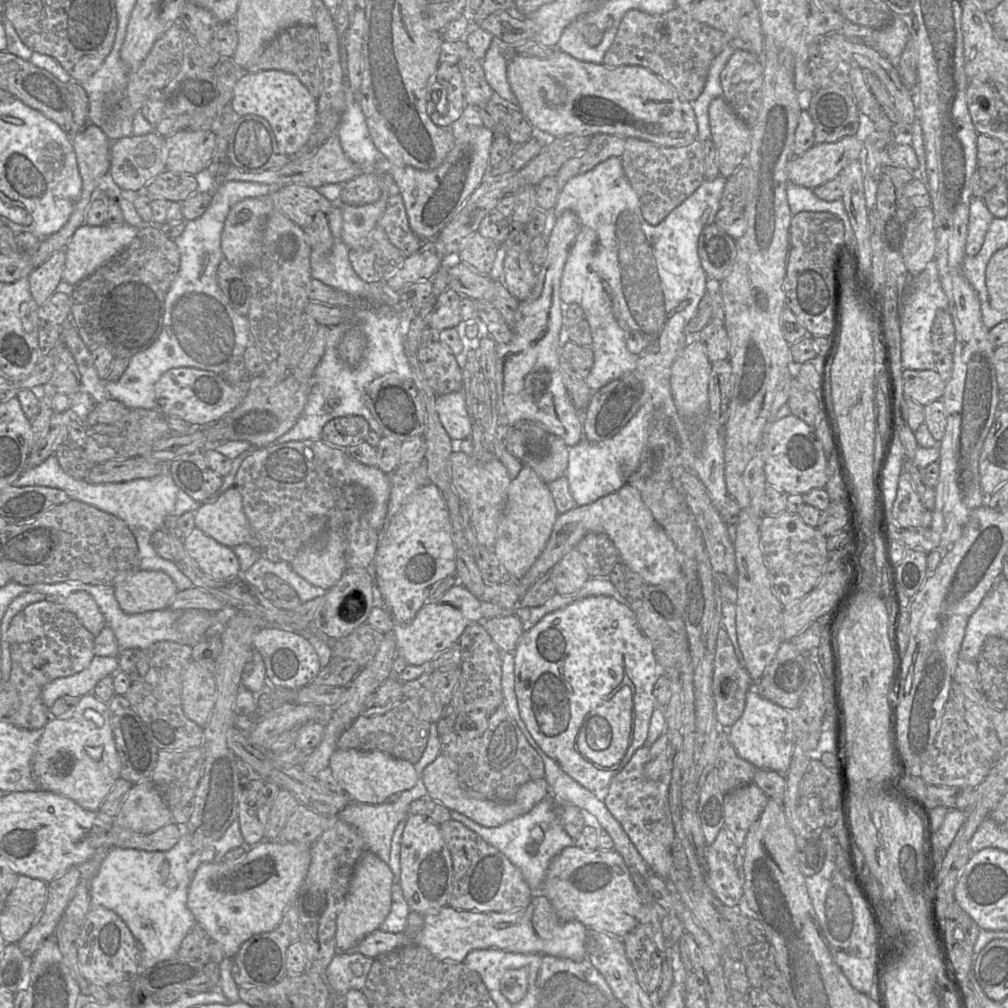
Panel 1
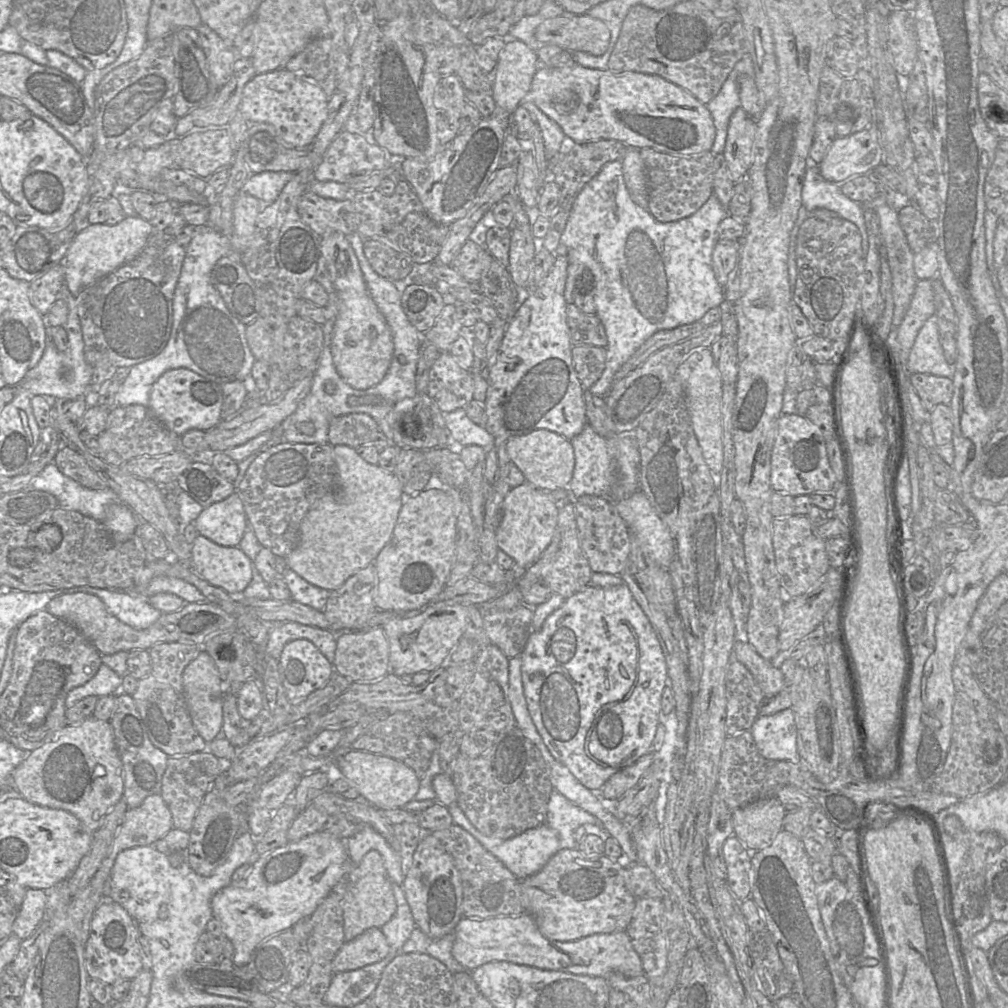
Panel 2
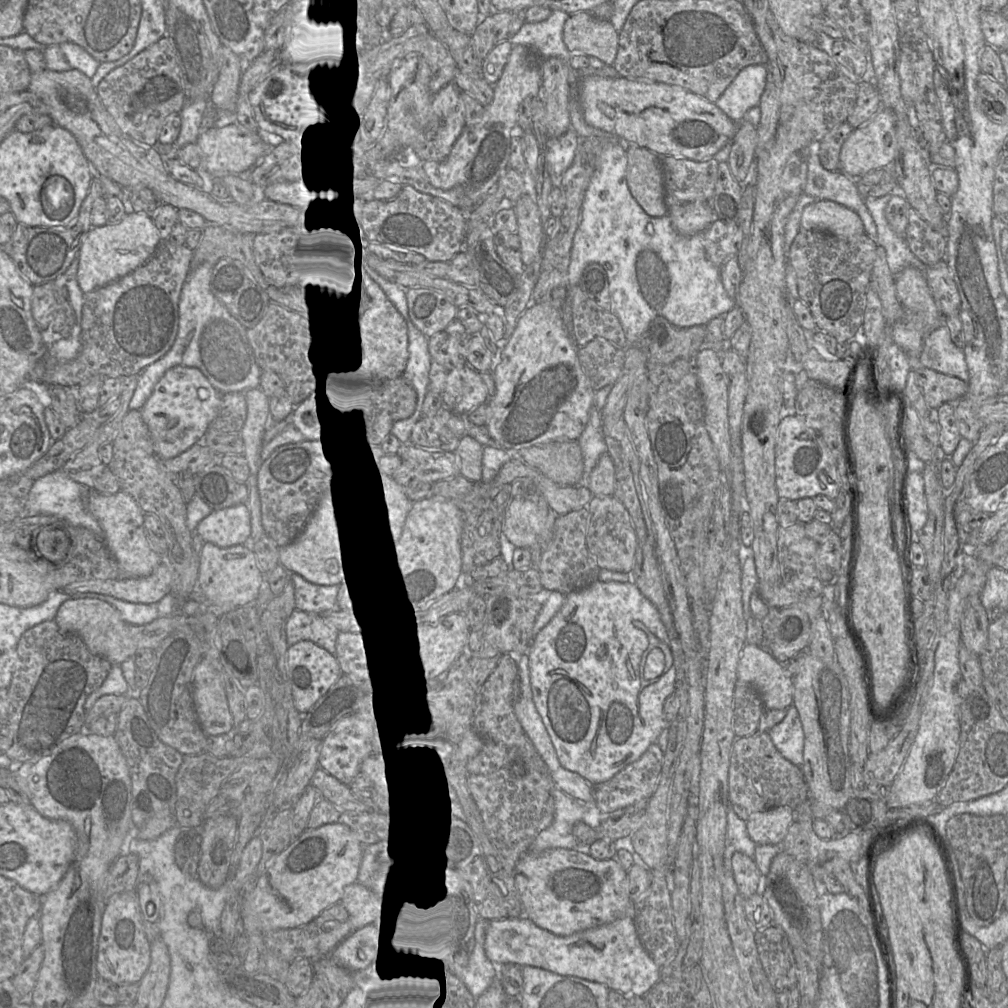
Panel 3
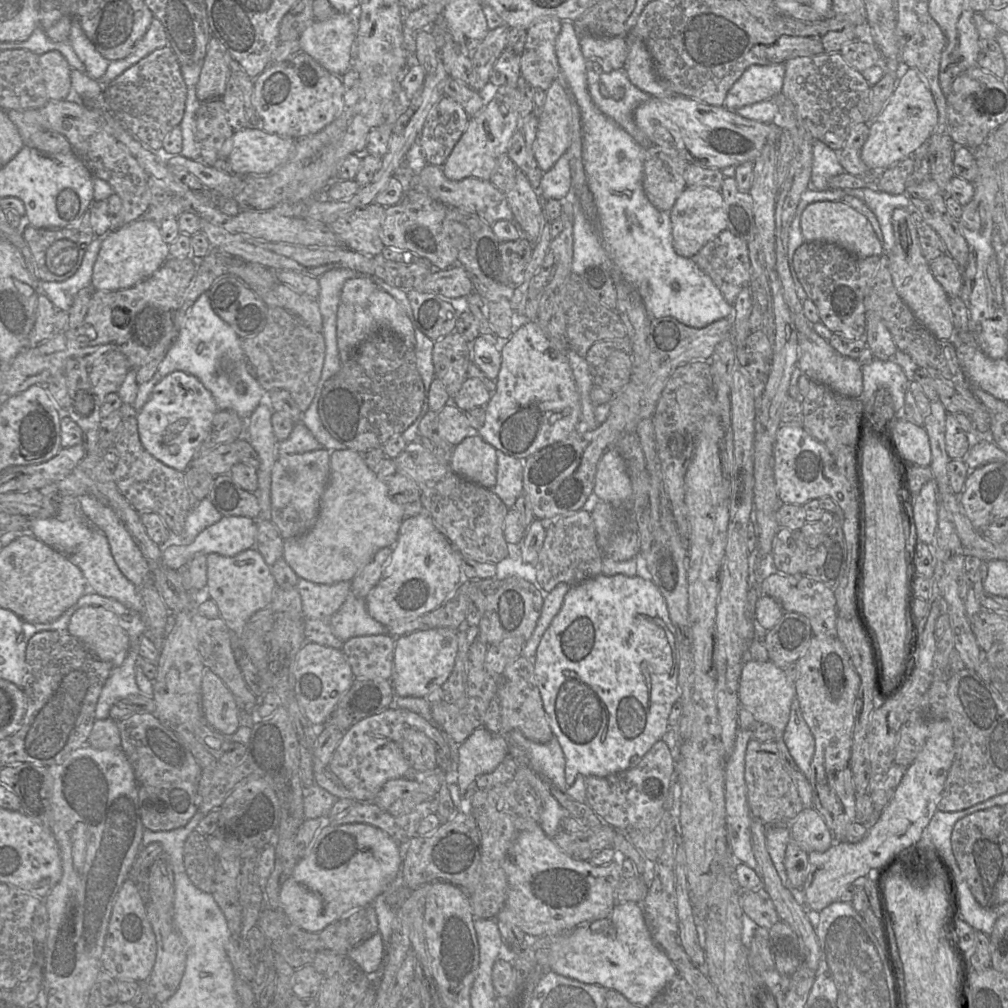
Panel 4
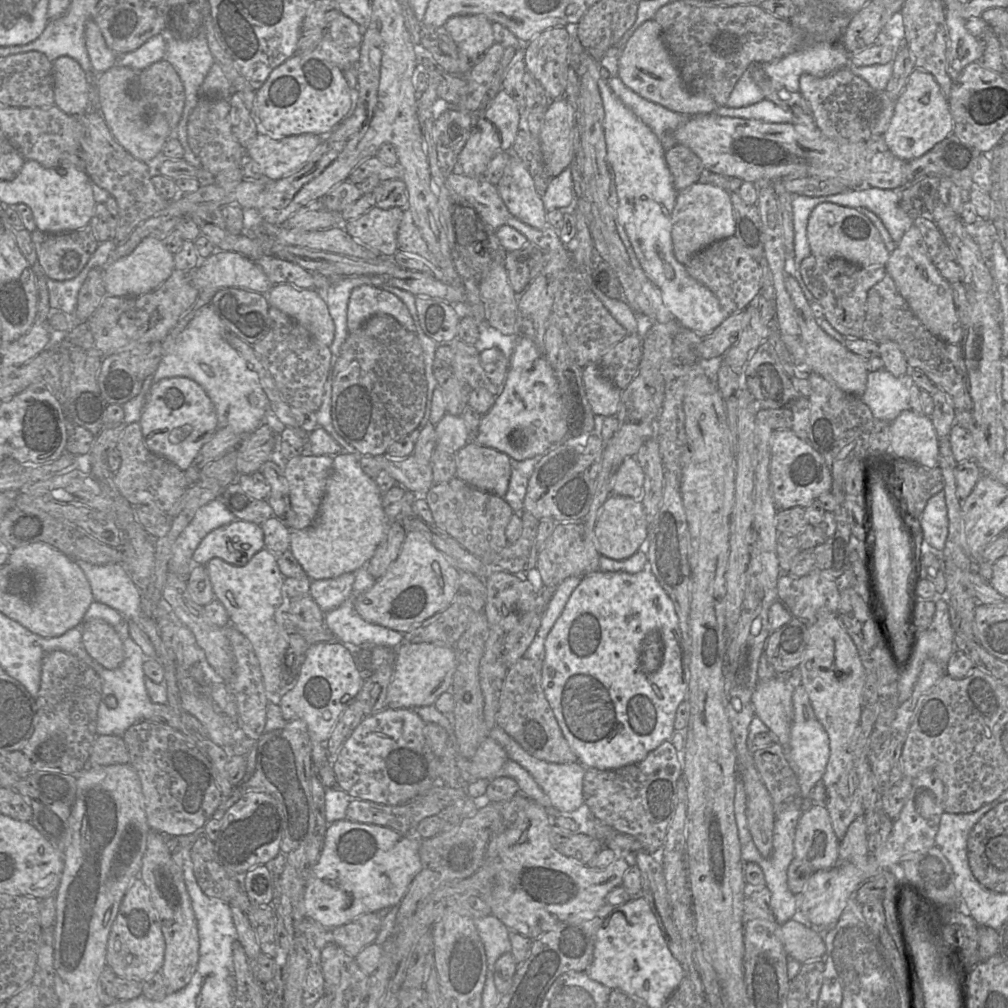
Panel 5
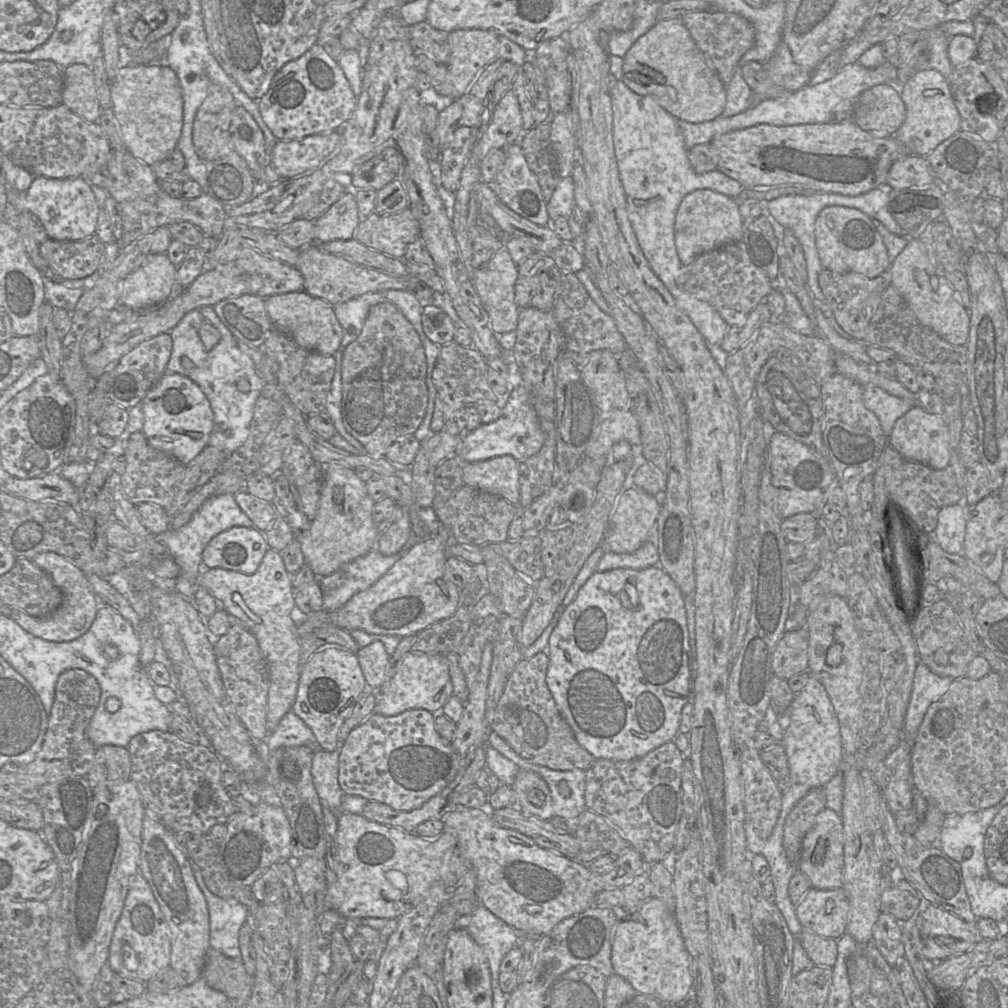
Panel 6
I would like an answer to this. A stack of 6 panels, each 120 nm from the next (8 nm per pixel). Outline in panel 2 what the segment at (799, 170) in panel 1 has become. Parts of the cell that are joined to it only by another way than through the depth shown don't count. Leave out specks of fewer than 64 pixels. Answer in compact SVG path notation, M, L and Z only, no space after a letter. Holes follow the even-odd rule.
M875 122L854 134L837 137L818 164L821 176L843 183L857 175L867 175L883 163L883 149Z

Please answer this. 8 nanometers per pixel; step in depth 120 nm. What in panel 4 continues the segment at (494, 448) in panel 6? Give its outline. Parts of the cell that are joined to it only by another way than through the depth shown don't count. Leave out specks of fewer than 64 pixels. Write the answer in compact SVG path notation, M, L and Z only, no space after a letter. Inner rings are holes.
M537 321L518 326L501 350L501 368L496 391L485 406L485 420L478 430L480 437L505 454L527 459L543 448L567 438L579 429L580 395L569 364L567 352L559 351L546 337Z

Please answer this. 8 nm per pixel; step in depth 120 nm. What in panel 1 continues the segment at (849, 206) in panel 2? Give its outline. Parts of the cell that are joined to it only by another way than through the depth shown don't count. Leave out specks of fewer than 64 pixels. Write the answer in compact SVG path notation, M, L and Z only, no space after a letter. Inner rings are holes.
M788 183L787 200L792 215L799 212L829 212L836 215L844 224L849 222L843 202L841 200L825 201L818 198L813 189Z

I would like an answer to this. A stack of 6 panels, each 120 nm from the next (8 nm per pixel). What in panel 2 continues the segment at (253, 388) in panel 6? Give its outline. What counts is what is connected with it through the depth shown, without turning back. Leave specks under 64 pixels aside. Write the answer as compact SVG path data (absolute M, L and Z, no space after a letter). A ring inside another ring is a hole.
M207 224L195 227L194 235L185 247L185 257L173 297L173 324L165 348L154 358L132 366L117 395L117 406L139 404L149 407L154 383L166 371L190 369L218 384L245 381L250 378L256 361L246 338L246 325L227 308L211 283L211 270L223 256L232 253L228 237Z

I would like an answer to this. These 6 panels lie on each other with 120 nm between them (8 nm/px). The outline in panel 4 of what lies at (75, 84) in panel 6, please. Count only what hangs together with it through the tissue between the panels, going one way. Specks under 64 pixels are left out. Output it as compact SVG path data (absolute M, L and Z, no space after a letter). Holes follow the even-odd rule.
M49 51L39 56L39 65L49 100L58 101L73 97L71 67L58 51Z

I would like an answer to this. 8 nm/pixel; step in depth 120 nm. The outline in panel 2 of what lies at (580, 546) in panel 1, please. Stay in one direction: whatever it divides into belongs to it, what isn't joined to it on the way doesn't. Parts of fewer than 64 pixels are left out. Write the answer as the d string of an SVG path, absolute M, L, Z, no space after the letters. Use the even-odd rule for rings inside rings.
M584 495L574 499L578 538L581 548L596 573L620 575L629 558L631 532L609 497Z

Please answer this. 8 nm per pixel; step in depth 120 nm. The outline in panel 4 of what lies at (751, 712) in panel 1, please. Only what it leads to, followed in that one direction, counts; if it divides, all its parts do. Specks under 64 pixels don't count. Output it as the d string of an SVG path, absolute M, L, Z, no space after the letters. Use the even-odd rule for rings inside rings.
M796 698L791 703L790 716L783 733L783 740L801 771L805 775L810 774L815 751L815 740L802 716Z

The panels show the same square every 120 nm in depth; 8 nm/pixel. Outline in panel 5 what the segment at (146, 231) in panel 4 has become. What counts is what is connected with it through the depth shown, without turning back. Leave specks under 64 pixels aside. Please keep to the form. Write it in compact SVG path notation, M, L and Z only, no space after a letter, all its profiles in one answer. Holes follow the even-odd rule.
M153 237L144 238L127 256L111 261L104 268L107 295L117 297L140 296L159 287L175 269L173 254L164 243Z

